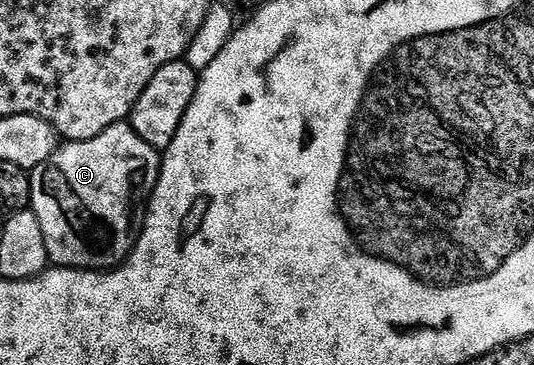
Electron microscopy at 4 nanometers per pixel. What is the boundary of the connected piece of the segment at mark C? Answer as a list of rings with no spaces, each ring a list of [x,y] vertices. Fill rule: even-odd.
[[[124,121],[105,129],[92,139],[81,139],[60,146],[53,158],[30,172],[30,211],[41,221],[48,260],[56,267],[72,267],[78,271],[110,271],[123,266],[143,231],[147,204],[159,180],[160,152],[147,144]]]

